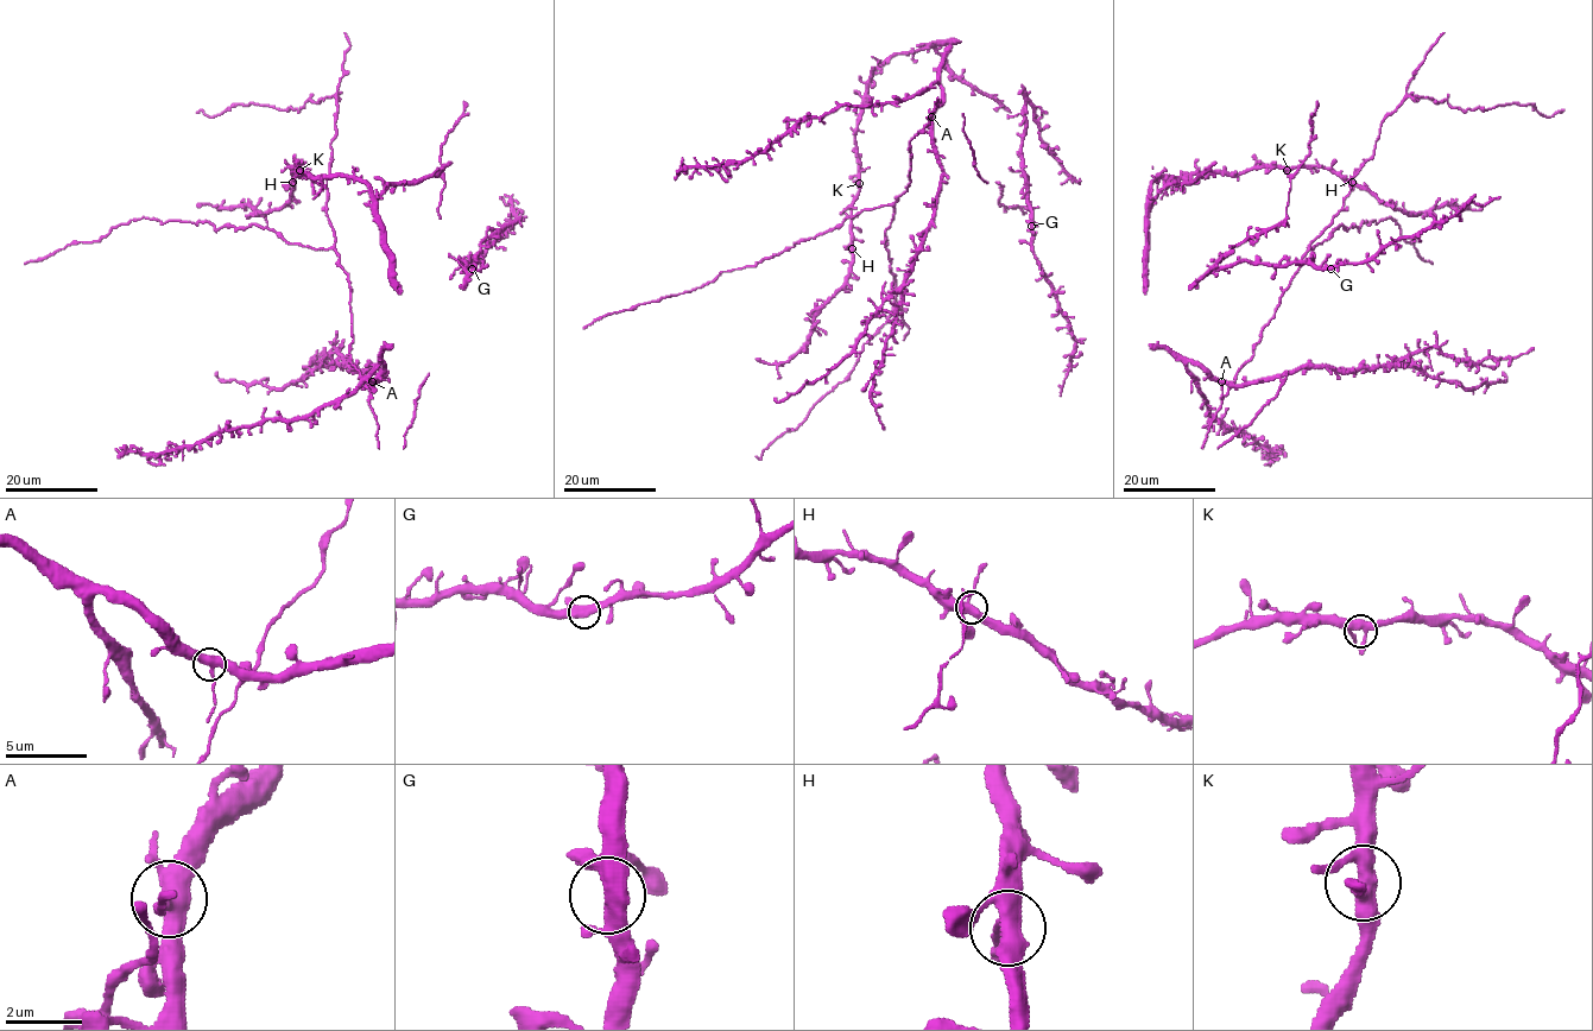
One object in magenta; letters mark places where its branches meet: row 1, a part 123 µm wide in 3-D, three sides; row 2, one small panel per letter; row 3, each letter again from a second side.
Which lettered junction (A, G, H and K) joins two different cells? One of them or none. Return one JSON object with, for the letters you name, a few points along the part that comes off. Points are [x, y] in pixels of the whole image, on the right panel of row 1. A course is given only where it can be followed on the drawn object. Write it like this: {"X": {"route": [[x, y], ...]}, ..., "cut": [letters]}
{"cut": []}

